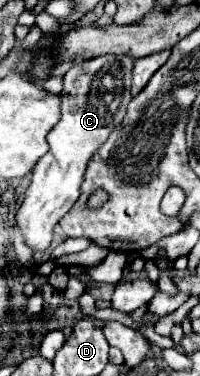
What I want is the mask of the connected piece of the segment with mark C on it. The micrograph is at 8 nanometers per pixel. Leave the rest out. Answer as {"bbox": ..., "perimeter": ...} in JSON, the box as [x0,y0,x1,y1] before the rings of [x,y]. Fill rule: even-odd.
{"bbox":[17,55,135,251],"perimeter":[[[101,55],[77,63],[63,75],[61,91],[61,119],[49,131],[49,151],[37,161],[31,185],[17,211],[19,227],[27,245],[33,251],[49,247],[53,227],[79,199],[83,175],[93,153],[105,143],[115,127],[125,119],[127,105],[131,101],[131,69],[135,61],[127,55]]]}

